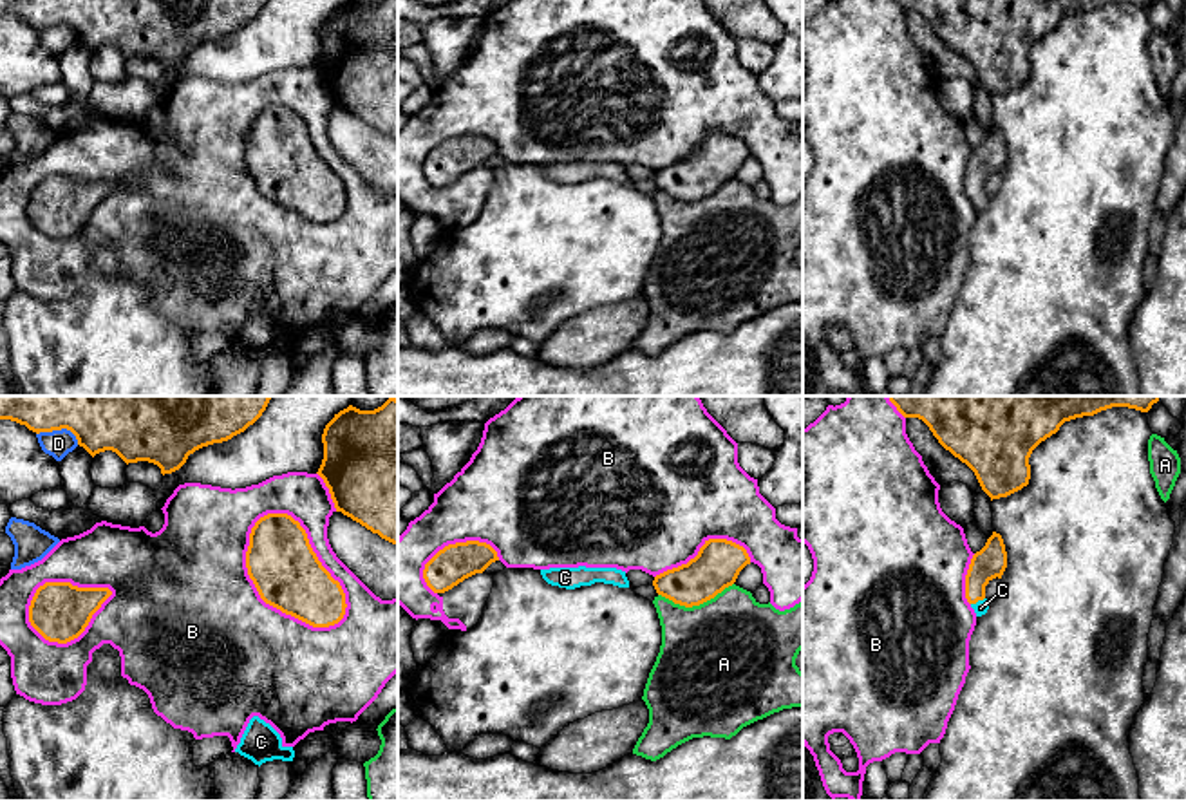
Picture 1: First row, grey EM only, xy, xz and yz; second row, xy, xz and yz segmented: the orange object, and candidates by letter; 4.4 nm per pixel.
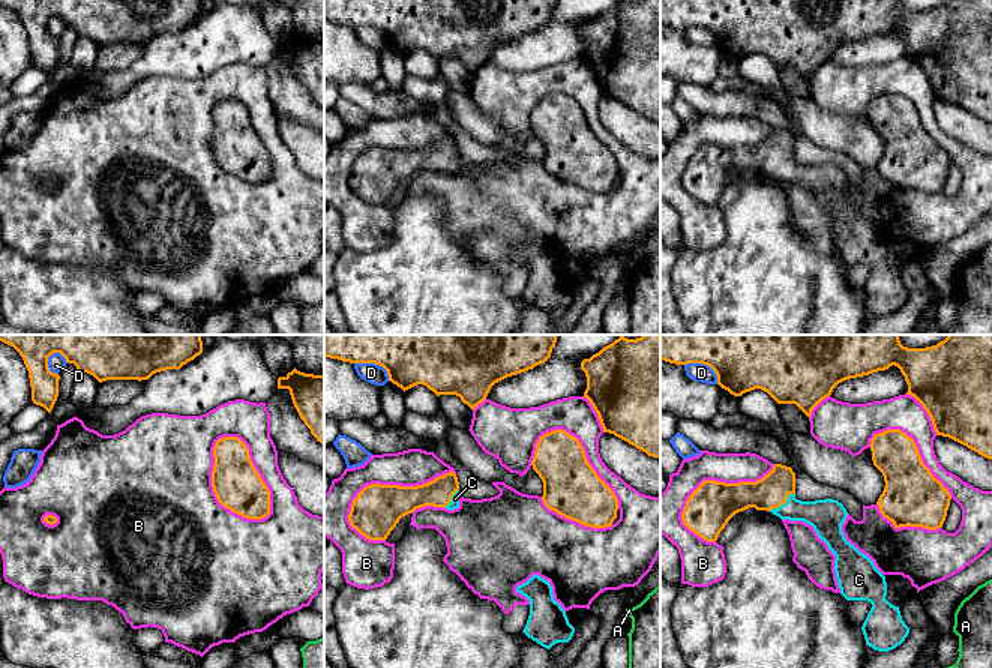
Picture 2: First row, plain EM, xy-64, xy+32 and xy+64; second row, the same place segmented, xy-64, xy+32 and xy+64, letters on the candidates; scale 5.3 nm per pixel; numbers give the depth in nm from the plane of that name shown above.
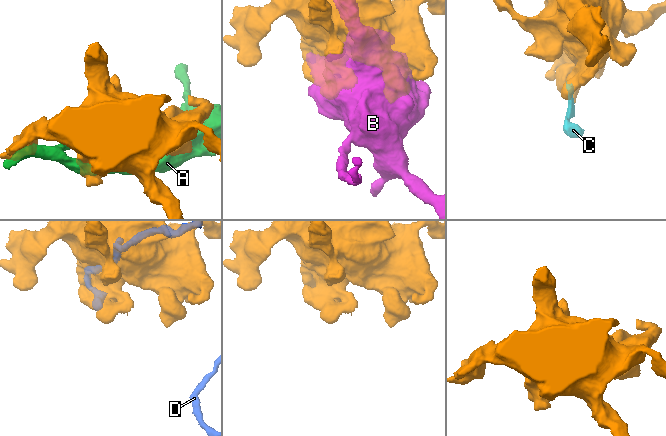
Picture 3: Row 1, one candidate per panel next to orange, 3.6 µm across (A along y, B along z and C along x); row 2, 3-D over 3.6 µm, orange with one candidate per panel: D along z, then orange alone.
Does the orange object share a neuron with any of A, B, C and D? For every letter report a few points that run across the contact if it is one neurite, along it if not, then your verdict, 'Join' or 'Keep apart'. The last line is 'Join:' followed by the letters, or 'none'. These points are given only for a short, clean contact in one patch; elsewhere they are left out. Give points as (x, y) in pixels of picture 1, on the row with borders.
A: Keep apart
B: Keep apart
C: Line: yz (991, 561), (978, 574), (977, 601), (980, 608). Join
D: Keep apart
Join: C

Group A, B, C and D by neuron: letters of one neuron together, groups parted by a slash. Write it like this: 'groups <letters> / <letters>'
groups A / B / C / D

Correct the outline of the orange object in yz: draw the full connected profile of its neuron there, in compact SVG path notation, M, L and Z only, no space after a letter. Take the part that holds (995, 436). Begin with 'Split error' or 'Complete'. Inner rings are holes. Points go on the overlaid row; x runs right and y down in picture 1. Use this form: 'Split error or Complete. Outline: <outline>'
Complete. Outline: M888 396L904 418L922 419L965 463L993 499L1031 479L1032 450L1065 421L1112 407L1148 412L1159 396Z

